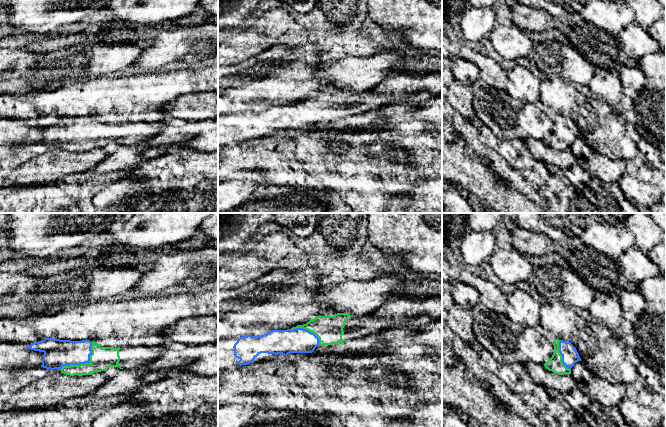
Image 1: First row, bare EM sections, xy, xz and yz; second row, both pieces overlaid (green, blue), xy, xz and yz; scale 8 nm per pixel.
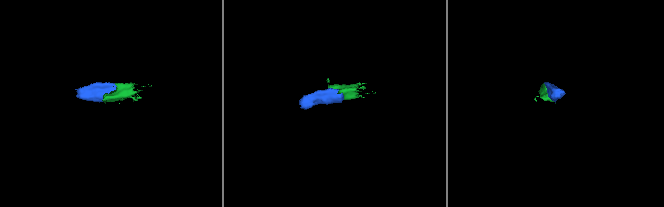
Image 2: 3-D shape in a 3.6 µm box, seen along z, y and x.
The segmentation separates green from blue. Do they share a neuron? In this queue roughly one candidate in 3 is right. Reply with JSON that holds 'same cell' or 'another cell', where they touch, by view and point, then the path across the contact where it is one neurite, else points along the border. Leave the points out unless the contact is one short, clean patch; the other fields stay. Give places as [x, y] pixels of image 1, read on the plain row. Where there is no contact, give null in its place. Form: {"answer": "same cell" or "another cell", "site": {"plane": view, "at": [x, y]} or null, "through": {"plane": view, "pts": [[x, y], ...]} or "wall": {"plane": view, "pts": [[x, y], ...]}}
{"answer": "same cell", "site": {"plane": "xy", "at": [85, 139]}, "through": {"plane": "xy", "pts": [[102, 134], [92, 134], [85, 139], [80, 134], [57, 129]]}}

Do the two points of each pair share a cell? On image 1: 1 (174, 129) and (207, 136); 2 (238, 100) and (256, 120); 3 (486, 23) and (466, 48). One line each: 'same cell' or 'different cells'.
1: same cell
2: different cells
3: different cells

